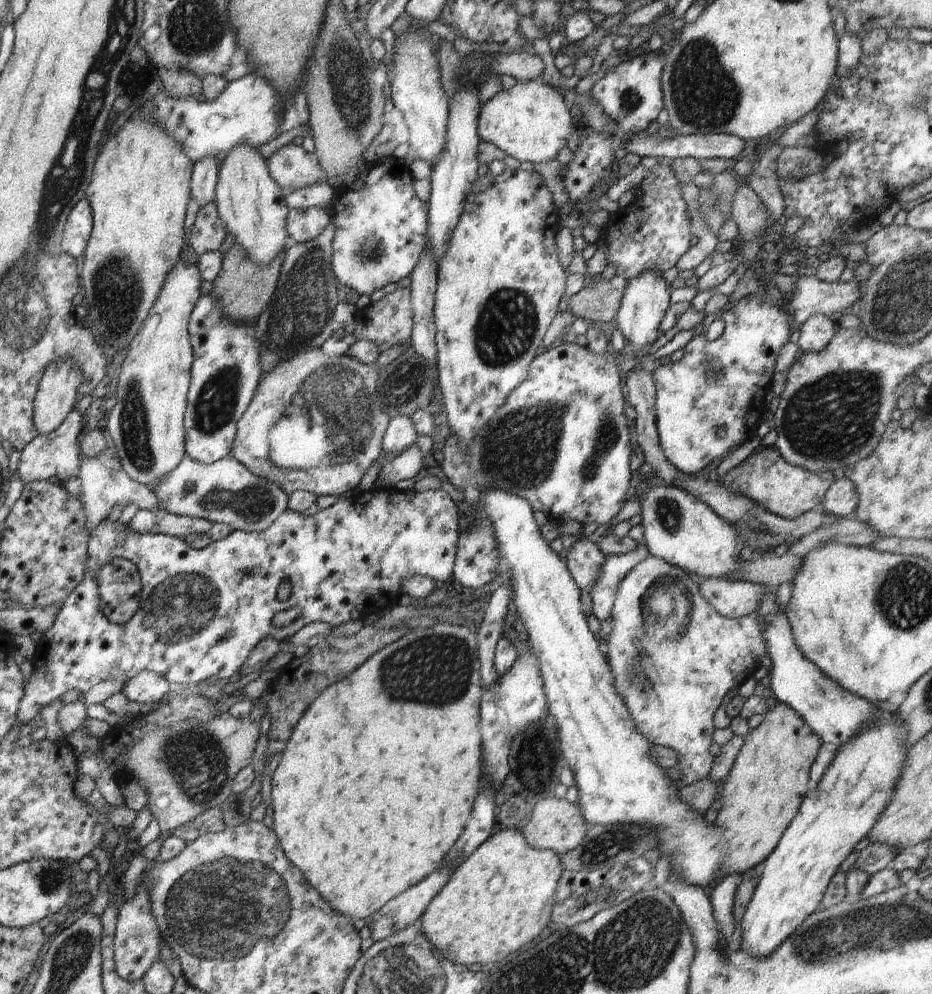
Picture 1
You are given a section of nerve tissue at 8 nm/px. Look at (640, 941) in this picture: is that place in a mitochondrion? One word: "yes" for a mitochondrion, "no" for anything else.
yes

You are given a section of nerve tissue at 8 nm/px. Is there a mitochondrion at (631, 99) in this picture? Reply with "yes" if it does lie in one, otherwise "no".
yes

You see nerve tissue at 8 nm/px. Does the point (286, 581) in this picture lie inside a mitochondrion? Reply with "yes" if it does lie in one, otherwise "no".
no

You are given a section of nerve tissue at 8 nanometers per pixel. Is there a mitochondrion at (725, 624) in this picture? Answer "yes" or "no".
no

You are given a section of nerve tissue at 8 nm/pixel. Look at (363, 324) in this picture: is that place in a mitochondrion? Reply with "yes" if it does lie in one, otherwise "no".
no

